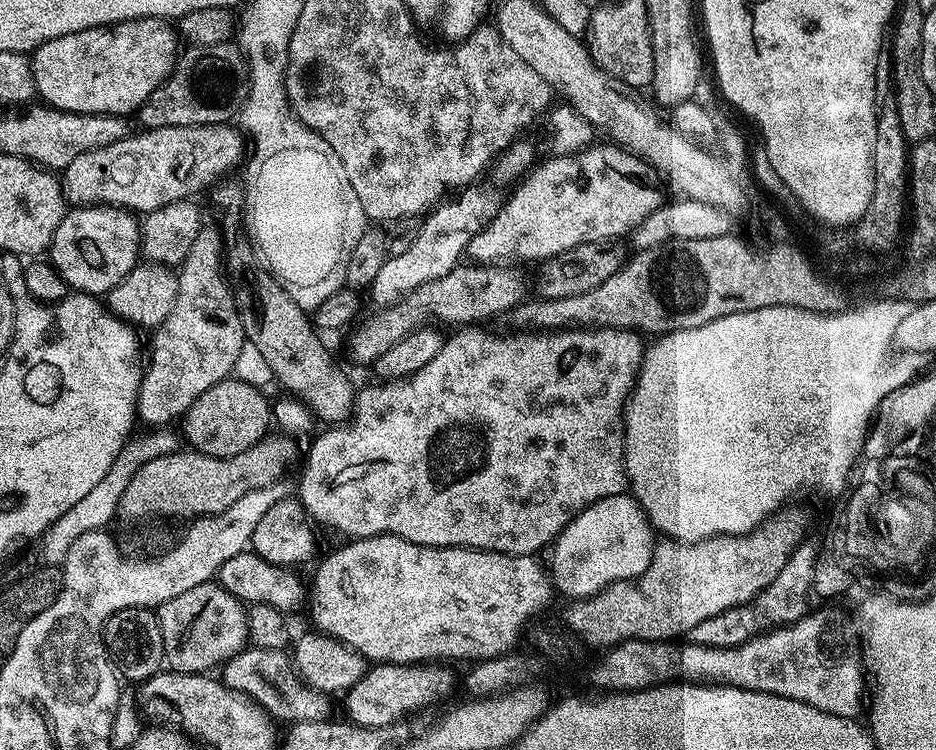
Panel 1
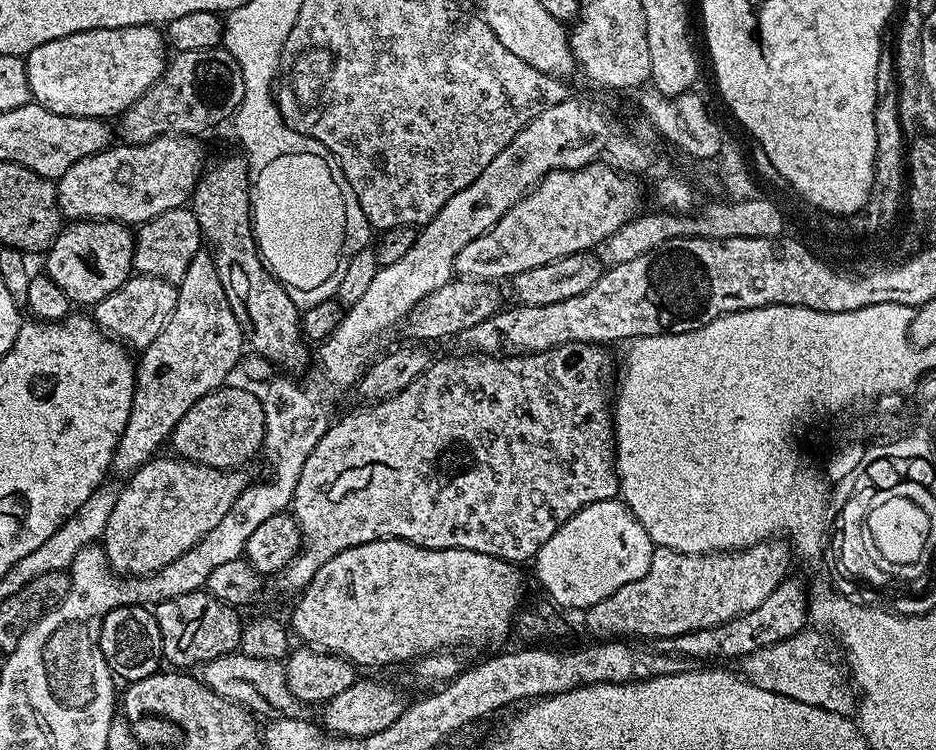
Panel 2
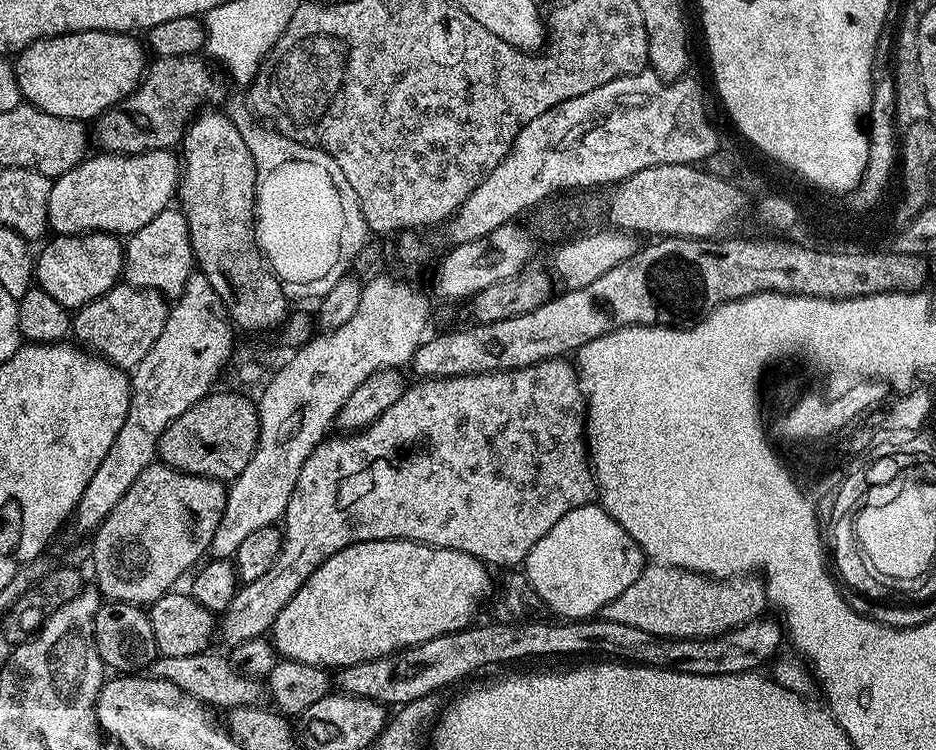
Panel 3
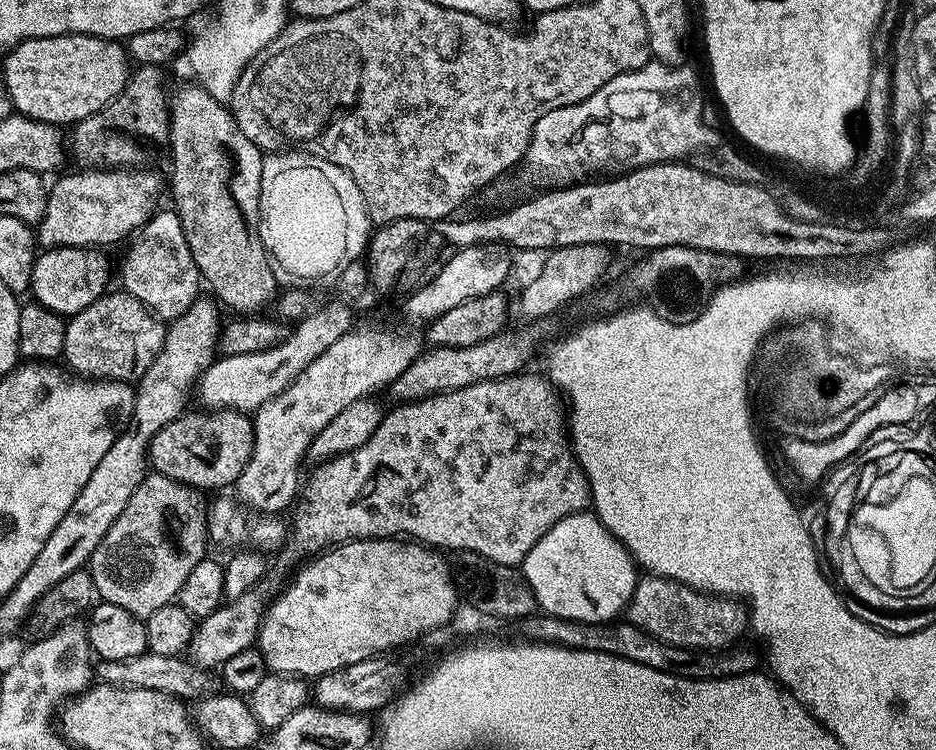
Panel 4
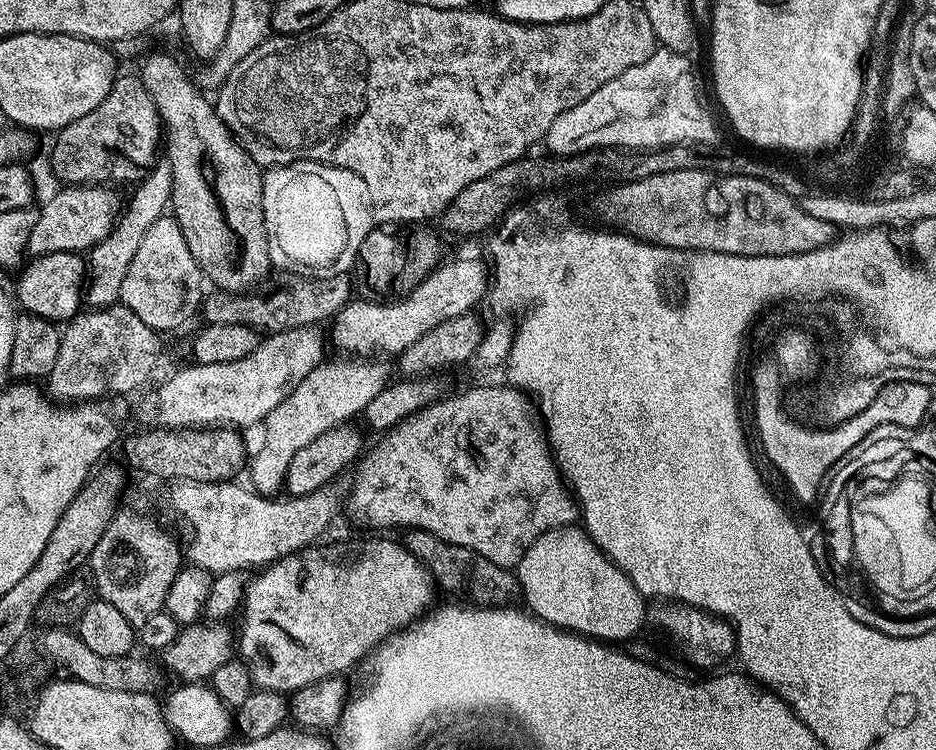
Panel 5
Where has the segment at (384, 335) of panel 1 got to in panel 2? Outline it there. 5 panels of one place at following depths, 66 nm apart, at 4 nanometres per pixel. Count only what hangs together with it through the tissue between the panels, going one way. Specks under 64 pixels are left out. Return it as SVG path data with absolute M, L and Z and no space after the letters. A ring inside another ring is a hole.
M453 278L441 288L436 288L428 296L408 311L406 325L417 336L417 341L440 340L443 336L459 337L466 330L470 330L478 322L486 322L495 312L501 311L500 292L495 283L490 280L470 280L467 278Z

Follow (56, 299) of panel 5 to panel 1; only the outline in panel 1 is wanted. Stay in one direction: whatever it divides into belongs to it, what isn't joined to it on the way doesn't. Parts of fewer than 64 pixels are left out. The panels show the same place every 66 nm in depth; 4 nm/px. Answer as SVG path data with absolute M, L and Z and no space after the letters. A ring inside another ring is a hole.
M96 203L73 207L65 211L62 222L58 222L58 230L54 230L50 263L56 267L58 274L62 274L69 289L76 291L77 288L77 293L103 297L111 288L118 286L141 259L140 226L141 221L129 209L115 204Z

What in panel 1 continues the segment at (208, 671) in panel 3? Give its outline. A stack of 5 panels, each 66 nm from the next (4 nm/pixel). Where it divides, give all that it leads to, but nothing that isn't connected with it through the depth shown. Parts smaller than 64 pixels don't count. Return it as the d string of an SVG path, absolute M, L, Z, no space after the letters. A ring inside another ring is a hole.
M247 647L223 665L221 679L228 688L245 693L277 721L293 724L329 719L333 715L331 697L305 683L286 655L283 649Z

